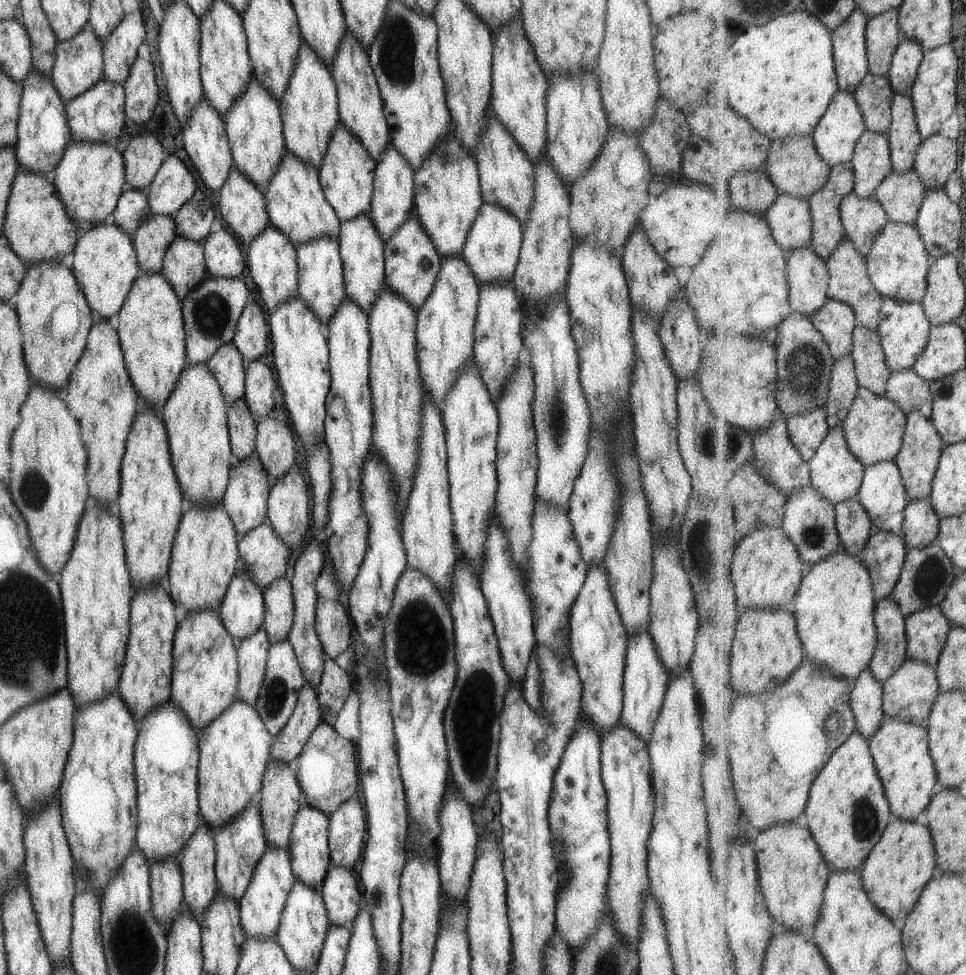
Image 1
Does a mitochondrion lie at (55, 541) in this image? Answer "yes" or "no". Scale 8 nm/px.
no

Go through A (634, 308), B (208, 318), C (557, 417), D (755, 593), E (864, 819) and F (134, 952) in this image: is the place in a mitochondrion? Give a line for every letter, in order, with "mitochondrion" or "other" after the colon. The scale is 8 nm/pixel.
A: other
B: mitochondrion
C: mitochondrion
D: other
E: mitochondrion
F: mitochondrion

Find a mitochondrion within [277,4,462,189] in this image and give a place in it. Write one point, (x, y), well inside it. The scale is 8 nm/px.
(398, 56)

